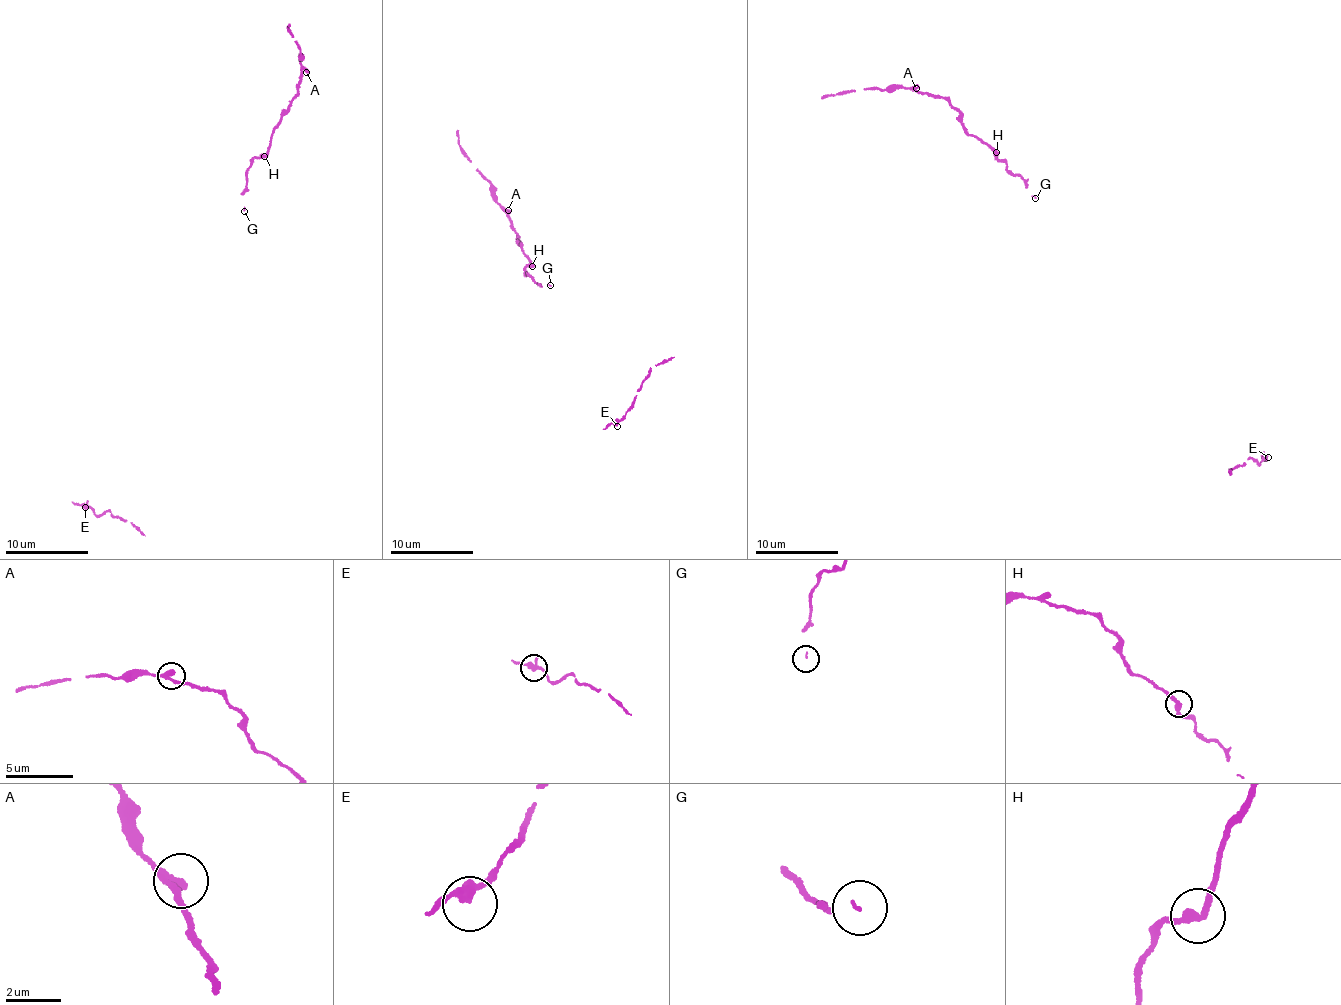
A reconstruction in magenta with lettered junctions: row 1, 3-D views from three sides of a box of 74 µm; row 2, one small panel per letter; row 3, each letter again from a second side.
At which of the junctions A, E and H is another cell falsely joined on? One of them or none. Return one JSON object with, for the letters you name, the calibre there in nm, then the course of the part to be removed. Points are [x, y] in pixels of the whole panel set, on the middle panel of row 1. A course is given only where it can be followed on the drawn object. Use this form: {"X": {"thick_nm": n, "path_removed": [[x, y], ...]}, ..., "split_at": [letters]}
{"split_at": []}

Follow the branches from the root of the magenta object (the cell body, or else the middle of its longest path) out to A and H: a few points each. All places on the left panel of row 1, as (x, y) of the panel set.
A: (244, 211), (243, 194), (251, 163), (268, 150), (272, 130), (298, 93), (301, 76), (306, 72)
H: (244, 211), (243, 194), (251, 163), (264, 155)

